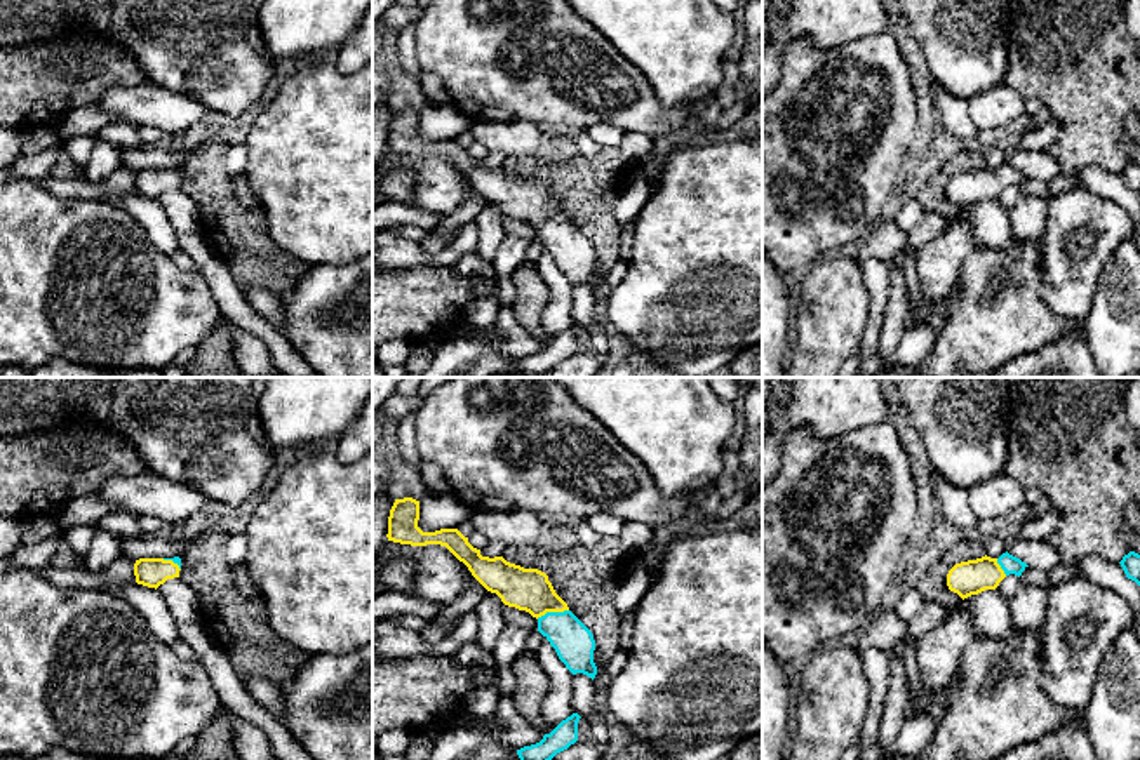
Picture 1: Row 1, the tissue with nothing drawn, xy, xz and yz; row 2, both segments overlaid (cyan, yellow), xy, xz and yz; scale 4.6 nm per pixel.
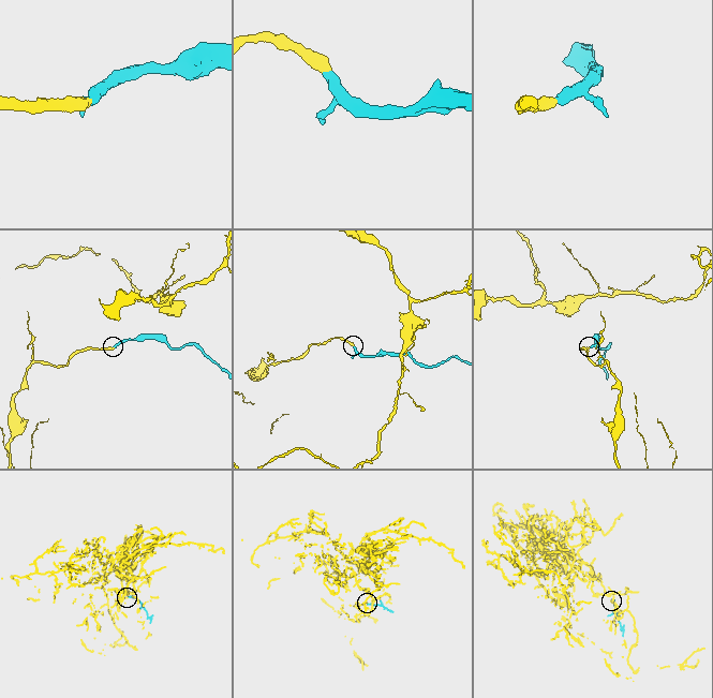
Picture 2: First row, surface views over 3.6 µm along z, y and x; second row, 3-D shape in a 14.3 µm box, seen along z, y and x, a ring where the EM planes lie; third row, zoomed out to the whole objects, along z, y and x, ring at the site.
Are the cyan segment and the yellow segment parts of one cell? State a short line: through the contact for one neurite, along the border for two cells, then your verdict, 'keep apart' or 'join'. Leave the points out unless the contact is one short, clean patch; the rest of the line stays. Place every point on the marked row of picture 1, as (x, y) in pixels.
line xz (573, 642), (552, 613), (529, 590); join

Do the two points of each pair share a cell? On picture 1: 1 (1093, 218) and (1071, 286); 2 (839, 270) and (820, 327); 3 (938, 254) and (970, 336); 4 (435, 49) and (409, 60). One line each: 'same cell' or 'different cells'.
1: same cell
2: same cell
3: different cells
4: different cells

